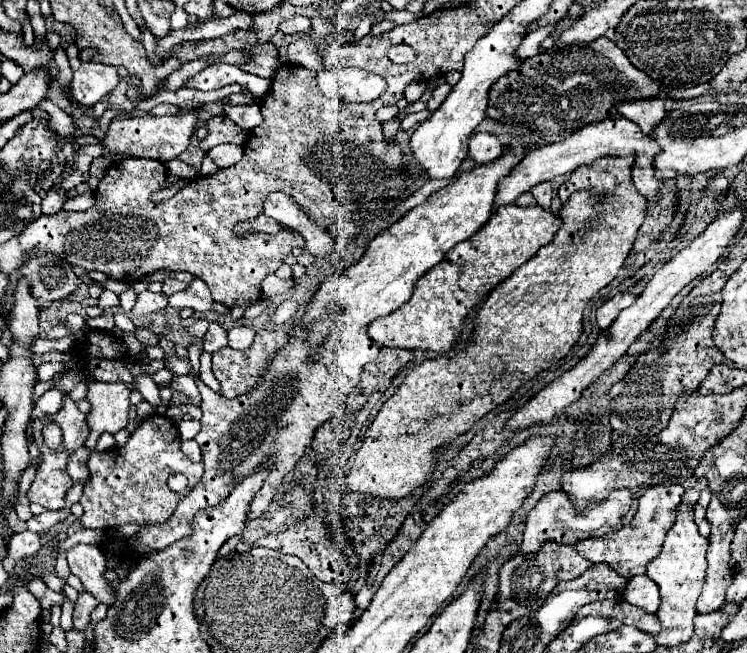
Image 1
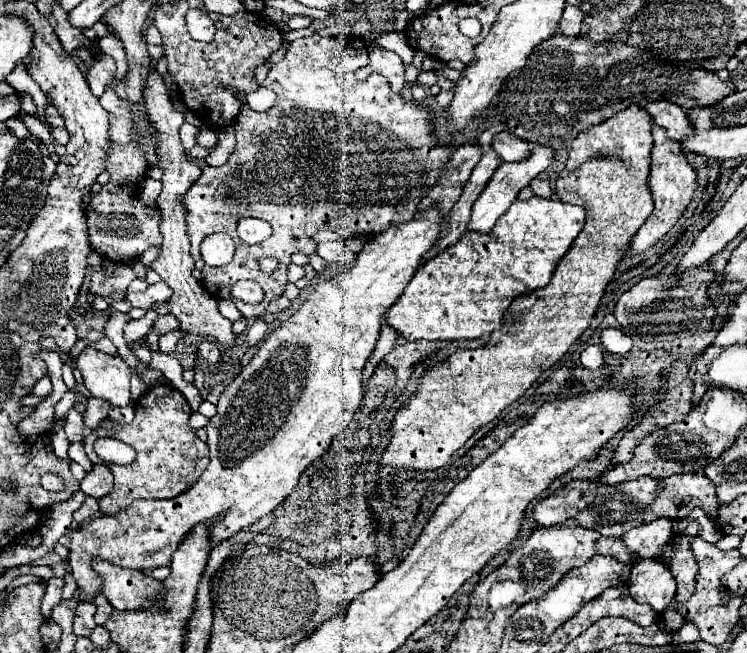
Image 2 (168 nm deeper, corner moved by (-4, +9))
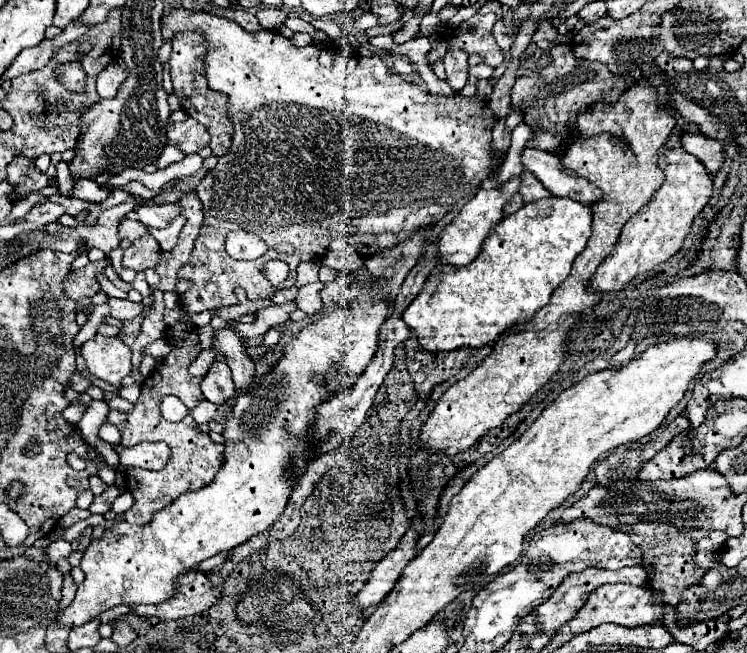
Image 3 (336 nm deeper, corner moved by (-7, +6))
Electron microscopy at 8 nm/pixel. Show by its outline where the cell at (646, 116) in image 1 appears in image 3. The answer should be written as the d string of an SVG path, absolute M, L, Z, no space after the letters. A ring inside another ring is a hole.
M682 129L680 133L680 143L684 147L684 151L692 153L694 157L698 157L708 173L716 173L724 161L724 147L716 141L716 139L710 139L710 137L704 137L704 133L696 131L688 131L688 129Z

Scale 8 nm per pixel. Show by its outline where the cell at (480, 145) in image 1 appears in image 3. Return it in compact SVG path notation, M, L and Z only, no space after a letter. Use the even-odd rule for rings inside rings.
M532 147L522 149L522 165L526 171L534 173L542 181L542 185L550 189L552 195L570 197L586 205L592 205L602 197L596 185L576 175L574 171L564 169L560 159L548 151L532 149Z

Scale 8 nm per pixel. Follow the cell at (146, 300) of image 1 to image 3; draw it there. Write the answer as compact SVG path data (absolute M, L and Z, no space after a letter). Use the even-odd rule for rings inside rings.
M110 297L108 299L108 305L110 305L110 315L120 319L120 321L126 321L126 319L134 319L140 315L142 311L142 303L134 303L130 299L116 299L116 297Z

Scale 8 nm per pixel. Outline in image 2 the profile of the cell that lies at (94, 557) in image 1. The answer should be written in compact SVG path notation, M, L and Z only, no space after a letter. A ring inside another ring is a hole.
M99 560L93 562L93 568L97 570L97 574L101 574L101 578L103 578L103 594L113 604L115 610L145 610L145 608L151 608L151 606L155 606L159 612L165 610L163 600L157 600L159 596L165 594L163 582L159 582L159 580L151 578L151 576L145 576L139 570L119 568L119 566L113 566L109 562L99 562Z

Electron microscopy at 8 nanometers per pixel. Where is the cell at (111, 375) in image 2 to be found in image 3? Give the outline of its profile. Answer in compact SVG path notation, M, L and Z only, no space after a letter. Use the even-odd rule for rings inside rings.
M96 335L82 345L82 357L94 377L114 387L120 387L120 381L132 371L132 351L118 337Z

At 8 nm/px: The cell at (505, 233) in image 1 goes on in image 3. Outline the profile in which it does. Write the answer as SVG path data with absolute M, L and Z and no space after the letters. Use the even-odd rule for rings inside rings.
M546 197L524 205L496 225L492 237L484 241L480 255L472 263L464 267L434 267L420 295L402 313L404 323L414 331L420 347L426 351L452 351L492 343L504 331L528 323L534 313L548 303L552 291L568 277L576 255L586 247L586 241L590 239L590 221L590 207L568 197Z

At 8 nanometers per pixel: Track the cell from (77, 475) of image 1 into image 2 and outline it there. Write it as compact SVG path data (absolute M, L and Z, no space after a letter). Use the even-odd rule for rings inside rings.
M93 466L93 470L81 480L81 490L87 496L103 498L113 490L113 474L107 466Z

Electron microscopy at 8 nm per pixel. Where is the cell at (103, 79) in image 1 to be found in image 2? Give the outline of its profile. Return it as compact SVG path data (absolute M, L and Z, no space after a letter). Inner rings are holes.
M99 56L95 58L93 66L87 72L87 84L91 92L99 98L105 92L105 86L115 78L115 60L111 56Z

